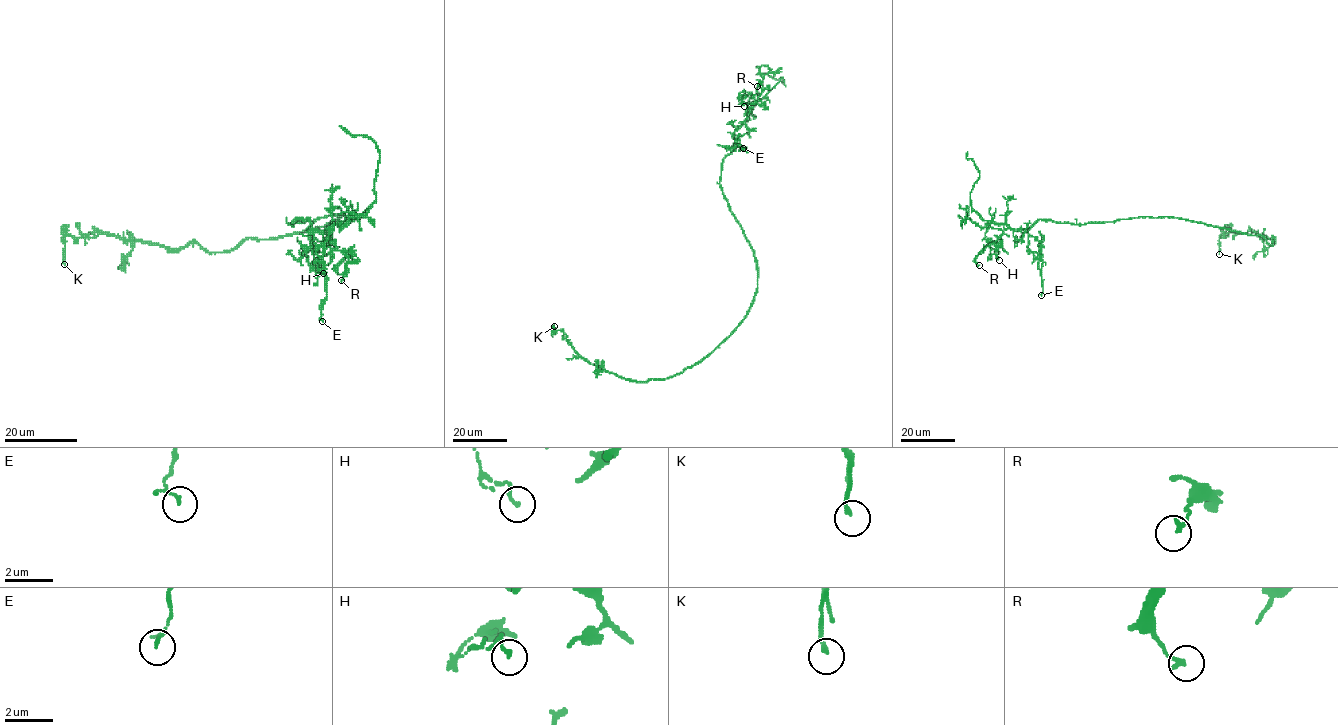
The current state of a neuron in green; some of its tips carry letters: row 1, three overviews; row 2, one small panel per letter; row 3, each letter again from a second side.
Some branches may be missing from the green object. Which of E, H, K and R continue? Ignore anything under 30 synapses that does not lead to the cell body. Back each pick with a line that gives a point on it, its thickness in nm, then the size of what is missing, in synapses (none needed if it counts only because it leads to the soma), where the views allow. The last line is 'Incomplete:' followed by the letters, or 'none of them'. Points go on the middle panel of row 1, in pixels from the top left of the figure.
Incomplete: none of them

